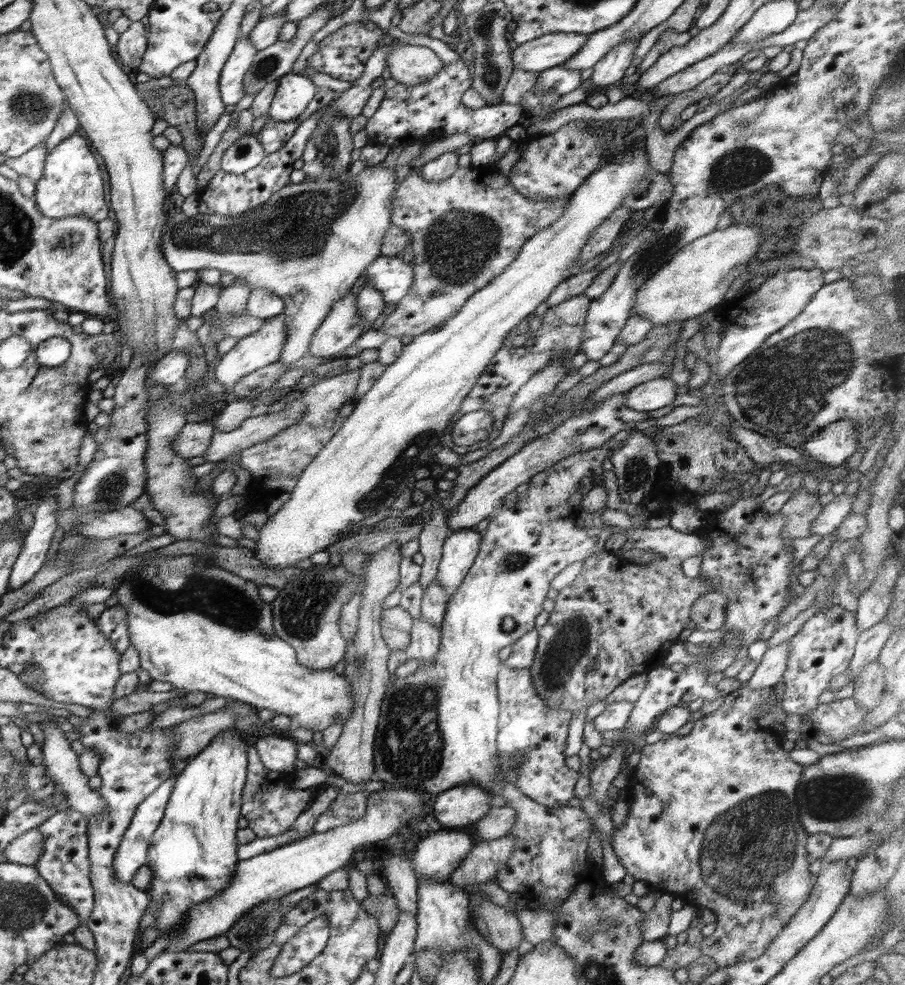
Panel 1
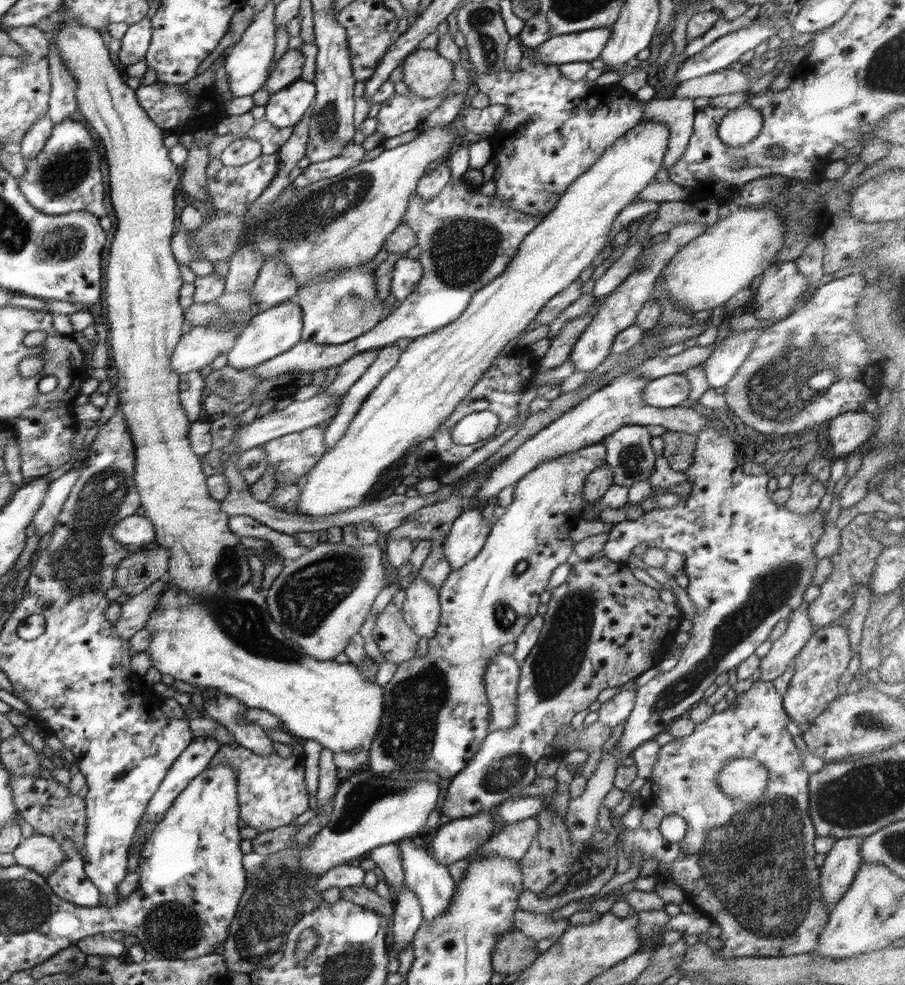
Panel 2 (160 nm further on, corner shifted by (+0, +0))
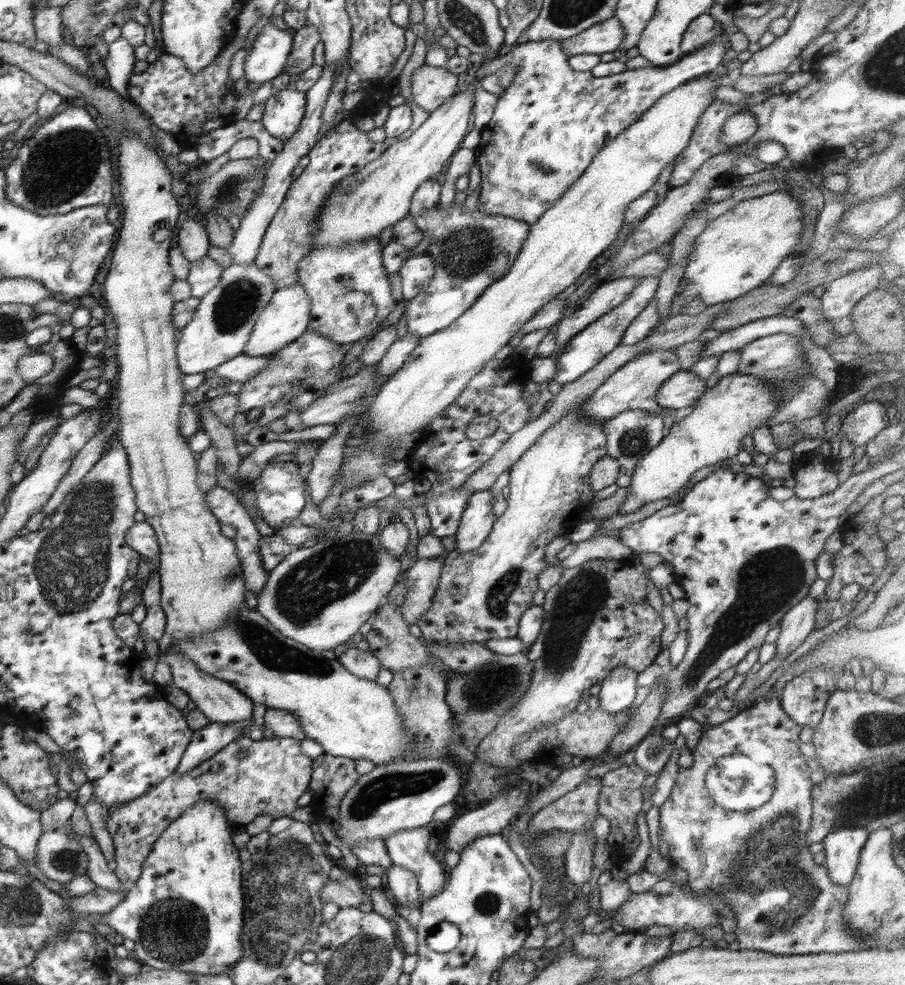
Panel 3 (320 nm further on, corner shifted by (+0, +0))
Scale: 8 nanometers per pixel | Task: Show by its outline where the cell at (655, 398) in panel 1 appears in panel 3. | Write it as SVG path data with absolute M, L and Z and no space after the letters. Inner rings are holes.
M680 369L676 374L666 379L666 382L656 393L656 400L660 407L672 408L682 414L706 390L706 383L700 376L690 370Z

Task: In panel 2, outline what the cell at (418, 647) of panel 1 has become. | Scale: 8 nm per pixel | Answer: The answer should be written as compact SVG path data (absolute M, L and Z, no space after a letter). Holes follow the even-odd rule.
M418 575L405 590L402 612L404 620L421 638L430 638L438 626L441 615L439 592Z

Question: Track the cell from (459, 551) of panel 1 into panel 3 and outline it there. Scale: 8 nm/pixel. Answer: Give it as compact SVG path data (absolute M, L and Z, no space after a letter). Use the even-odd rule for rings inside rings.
M490 489L472 493L468 499L456 535L460 554L476 550L488 538L497 517L492 513L494 494Z

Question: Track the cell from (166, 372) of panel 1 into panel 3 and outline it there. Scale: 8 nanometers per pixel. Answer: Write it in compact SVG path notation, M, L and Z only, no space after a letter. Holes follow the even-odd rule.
M232 264L222 272L222 278L212 287L198 303L196 312L191 316L190 323L182 329L182 336L176 344L177 361L180 370L186 374L200 374L228 362L231 358L242 355L244 347L250 339L254 324L264 307L275 293L275 282L264 274L256 264Z

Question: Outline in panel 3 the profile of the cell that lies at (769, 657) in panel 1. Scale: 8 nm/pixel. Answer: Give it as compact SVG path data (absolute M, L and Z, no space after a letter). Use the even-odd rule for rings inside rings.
M808 595L779 620L778 627L781 631L775 642L776 657L784 660L804 642L810 632L815 630L818 609L819 599Z

